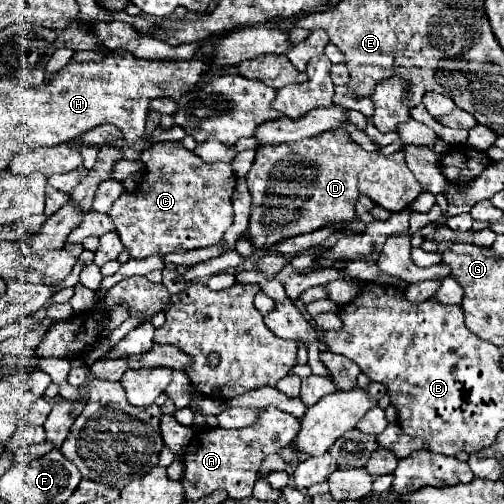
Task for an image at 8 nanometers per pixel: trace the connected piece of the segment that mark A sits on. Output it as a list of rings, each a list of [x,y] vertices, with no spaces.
[[[274,406],[262,408],[252,426],[238,430],[212,428],[198,432],[182,456],[184,476],[180,484],[184,486],[184,498],[198,500],[212,494],[214,490],[226,490],[232,500],[250,498],[264,458],[268,454],[280,454],[284,448],[288,448],[298,436],[298,432],[300,432],[298,418]]]

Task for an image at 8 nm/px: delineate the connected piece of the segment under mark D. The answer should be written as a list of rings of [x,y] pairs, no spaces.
[[[343,128],[326,130],[302,142],[264,146],[256,152],[256,162],[246,182],[252,196],[248,236],[256,250],[314,232],[326,224],[352,220],[354,204],[360,196],[368,196],[388,212],[400,212],[422,192],[404,162],[402,150],[390,154],[390,158],[380,152],[366,152]]]

